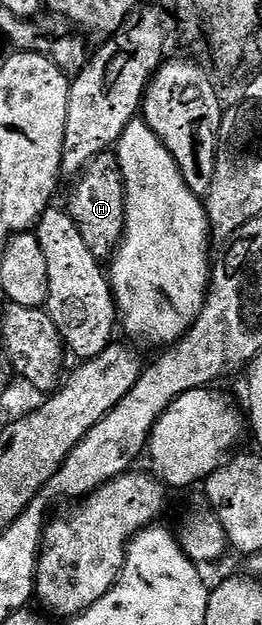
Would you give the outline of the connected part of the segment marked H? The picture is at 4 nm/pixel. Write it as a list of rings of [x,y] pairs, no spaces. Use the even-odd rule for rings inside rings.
[[[117,153],[97,154],[75,182],[78,183],[70,194],[68,212],[76,228],[80,228],[80,236],[84,236],[88,252],[92,252],[96,259],[109,259],[121,242],[126,227],[126,189],[122,183],[122,169]]]

